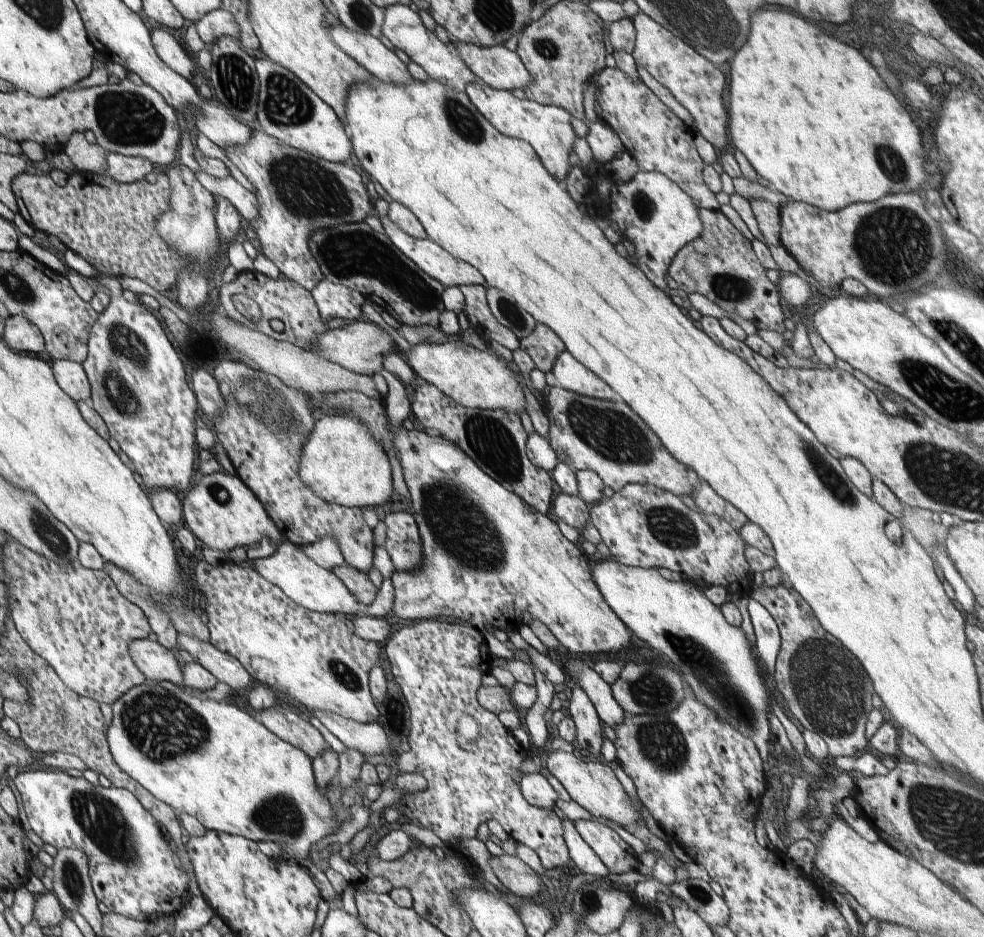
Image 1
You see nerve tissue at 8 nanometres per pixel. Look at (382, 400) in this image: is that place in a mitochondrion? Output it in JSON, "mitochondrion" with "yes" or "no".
{"mitochondrion":"no"}

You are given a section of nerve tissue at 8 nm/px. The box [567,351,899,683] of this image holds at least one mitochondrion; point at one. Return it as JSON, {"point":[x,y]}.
{"point":[671,526]}

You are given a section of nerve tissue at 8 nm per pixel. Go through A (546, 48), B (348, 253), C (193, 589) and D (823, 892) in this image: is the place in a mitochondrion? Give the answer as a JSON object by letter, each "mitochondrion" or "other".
{"A":"mitochondrion","B":"mitochondrion","C":"other","D":"other"}

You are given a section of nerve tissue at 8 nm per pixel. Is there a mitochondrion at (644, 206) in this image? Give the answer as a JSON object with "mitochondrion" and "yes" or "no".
{"mitochondrion":"yes"}

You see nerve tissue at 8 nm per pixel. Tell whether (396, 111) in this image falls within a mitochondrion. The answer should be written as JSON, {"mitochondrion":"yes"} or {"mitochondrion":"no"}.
{"mitochondrion":"no"}

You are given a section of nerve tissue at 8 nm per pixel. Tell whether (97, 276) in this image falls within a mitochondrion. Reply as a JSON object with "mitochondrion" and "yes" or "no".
{"mitochondrion":"no"}

